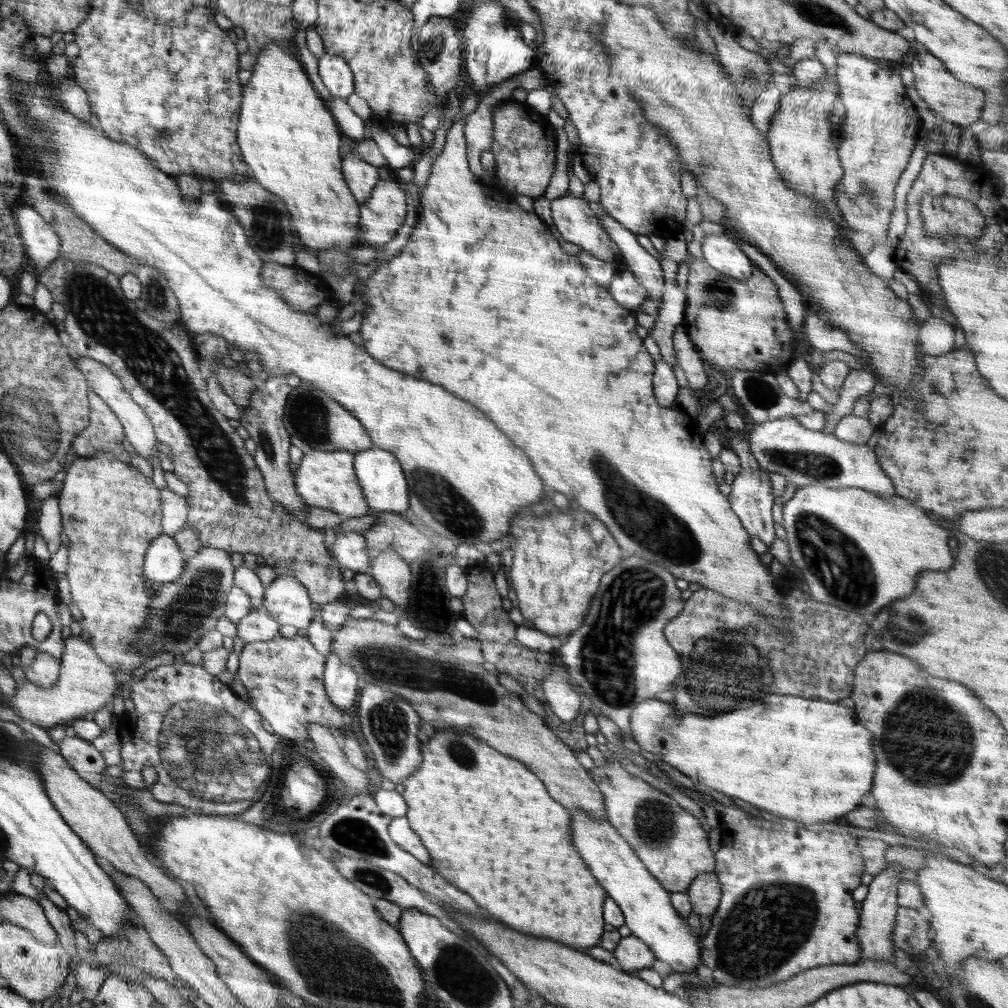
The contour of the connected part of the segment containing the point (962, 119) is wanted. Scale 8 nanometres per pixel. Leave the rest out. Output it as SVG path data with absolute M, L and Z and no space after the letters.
M928 51L918 53L910 64L910 68L913 73L914 88L920 98L928 104L930 111L934 112L940 120L948 121L960 128L981 120L984 109L984 90L958 80L937 56Z

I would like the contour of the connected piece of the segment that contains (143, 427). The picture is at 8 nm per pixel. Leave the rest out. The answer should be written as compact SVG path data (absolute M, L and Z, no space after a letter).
M81 356L76 360L76 368L79 368L79 371L86 377L87 384L92 388L92 393L96 393L118 417L118 420L122 423L125 438L136 449L136 452L150 462L153 455L159 458L158 440L151 419L144 412L144 409L139 404L136 404L131 394L127 392L120 376L113 372L111 368L108 368L107 365L87 356Z

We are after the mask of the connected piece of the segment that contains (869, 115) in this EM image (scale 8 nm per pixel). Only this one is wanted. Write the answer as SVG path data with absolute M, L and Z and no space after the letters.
M843 53L837 58L836 77L839 86L838 97L844 104L846 116L843 118L842 144L837 148L843 176L835 186L835 201L850 229L869 234L874 242L878 242L887 238L890 219L895 209L895 188L916 148L916 134L920 134L918 118L914 112L914 104L906 94L907 89L902 83L897 65L882 69L877 60Z

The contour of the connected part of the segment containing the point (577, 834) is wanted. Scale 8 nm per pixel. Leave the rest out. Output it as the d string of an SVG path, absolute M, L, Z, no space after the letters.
M576 810L572 814L572 844L590 868L598 884L616 901L625 916L631 934L643 940L662 962L667 962L675 972L693 972L701 964L701 939L699 929L688 927L671 905L671 893L648 872L625 838L608 822Z

